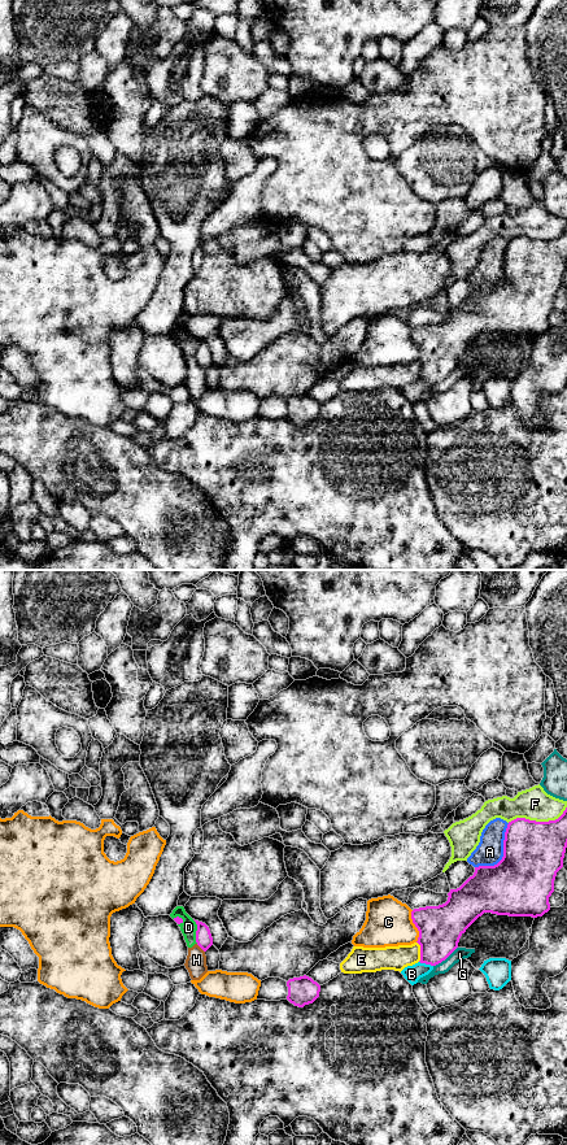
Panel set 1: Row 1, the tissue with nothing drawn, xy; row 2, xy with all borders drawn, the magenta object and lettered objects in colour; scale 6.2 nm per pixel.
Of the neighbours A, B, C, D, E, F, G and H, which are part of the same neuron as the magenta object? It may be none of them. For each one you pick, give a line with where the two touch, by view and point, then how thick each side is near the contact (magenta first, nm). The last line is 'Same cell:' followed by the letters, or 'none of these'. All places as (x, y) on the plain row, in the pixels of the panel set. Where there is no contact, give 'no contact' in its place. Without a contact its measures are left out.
Same cell: none of these

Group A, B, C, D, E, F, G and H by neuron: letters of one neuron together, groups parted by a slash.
A / B / C / D H / E / F / G

